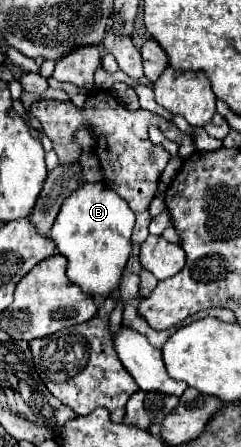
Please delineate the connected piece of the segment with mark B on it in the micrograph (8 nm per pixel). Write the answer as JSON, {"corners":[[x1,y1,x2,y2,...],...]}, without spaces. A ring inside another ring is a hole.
{"corners":[[83,182,73,196,63,202,49,234,57,250,67,256,69,280,91,296,109,296,119,286,121,272,131,254,133,224,135,214,105,182]]}

